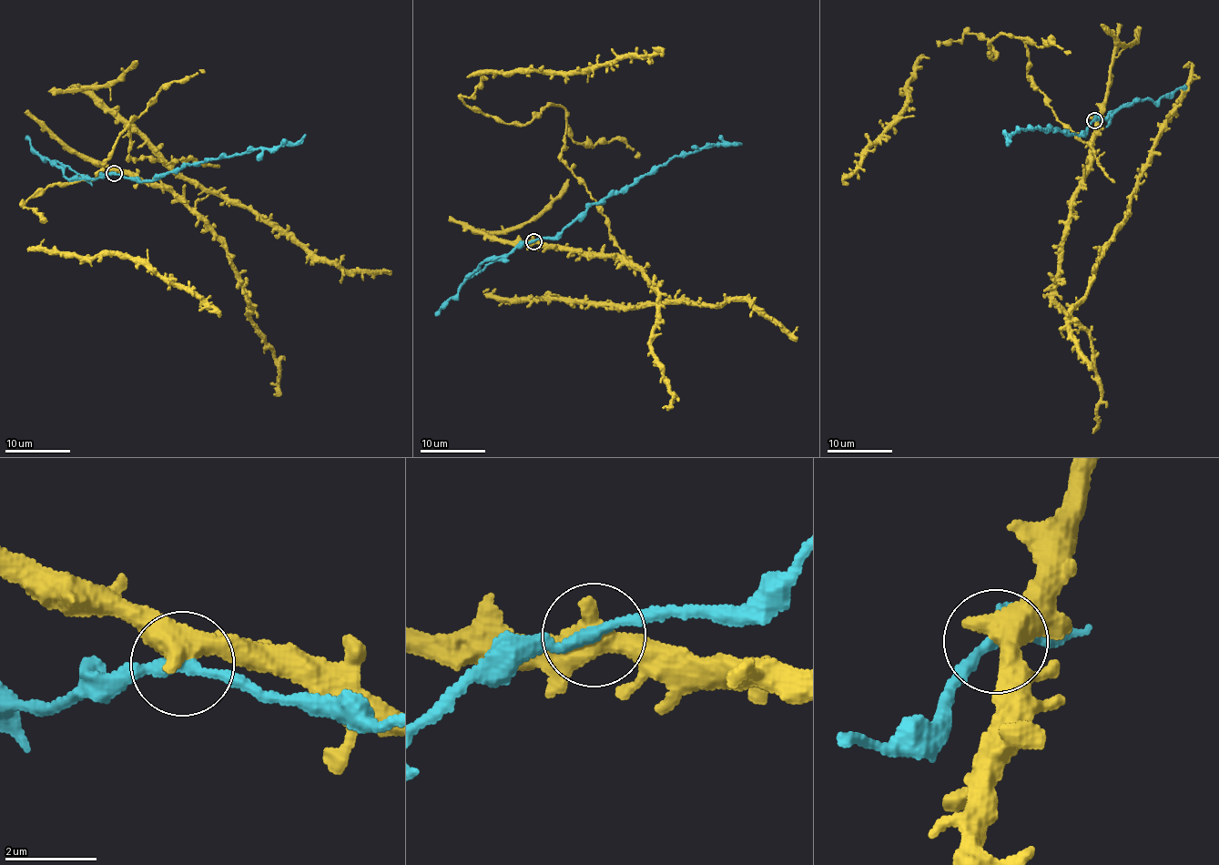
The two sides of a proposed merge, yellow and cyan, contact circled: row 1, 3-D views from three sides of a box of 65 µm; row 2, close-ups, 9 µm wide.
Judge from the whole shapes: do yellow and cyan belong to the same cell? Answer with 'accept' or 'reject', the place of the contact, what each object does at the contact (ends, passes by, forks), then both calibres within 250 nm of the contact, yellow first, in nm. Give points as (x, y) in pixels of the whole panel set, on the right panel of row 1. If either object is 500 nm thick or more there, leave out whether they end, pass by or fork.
accept; at (1094, 120); 550 nm thick on the yellow side, 240 nm on the other

